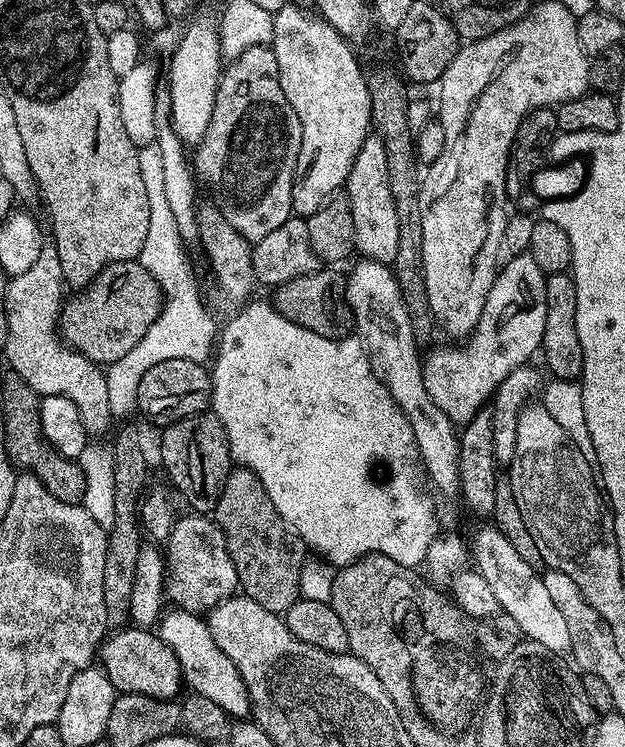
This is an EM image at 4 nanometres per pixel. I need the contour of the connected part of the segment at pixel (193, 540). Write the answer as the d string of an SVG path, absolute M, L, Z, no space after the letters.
M187 514L175 521L170 533L170 543L166 548L166 596L175 607L195 614L204 614L216 607L221 600L237 595L240 588L238 570L234 558L228 553L228 543L224 532L215 519L204 514Z

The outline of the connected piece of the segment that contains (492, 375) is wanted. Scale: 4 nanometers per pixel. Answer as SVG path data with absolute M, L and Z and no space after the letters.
M530 255L513 256L496 273L494 286L490 286L486 306L482 310L482 318L478 322L476 331L471 337L472 353L468 356L468 372L460 372L451 376L448 368L440 364L436 372L440 377L431 381L430 391L435 404L450 417L456 426L468 424L480 408L485 407L493 399L496 389L515 368L529 363L532 355L541 351L546 330L546 274L538 270L538 262Z

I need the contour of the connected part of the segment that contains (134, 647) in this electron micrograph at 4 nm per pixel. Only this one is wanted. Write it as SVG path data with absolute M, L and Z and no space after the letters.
M136 626L113 631L98 649L98 664L116 687L117 693L137 692L161 698L181 695L182 677L178 662L155 631L141 630Z

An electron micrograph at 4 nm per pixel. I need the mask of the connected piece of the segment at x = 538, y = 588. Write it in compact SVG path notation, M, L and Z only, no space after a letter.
M494 524L484 526L478 531L471 544L470 554L473 565L480 576L490 586L501 611L517 628L523 637L528 637L544 647L547 653L555 656L569 655L572 651L570 630L567 629L566 618L559 612L558 606L551 601L550 593L544 582L543 575L518 553L510 542Z

